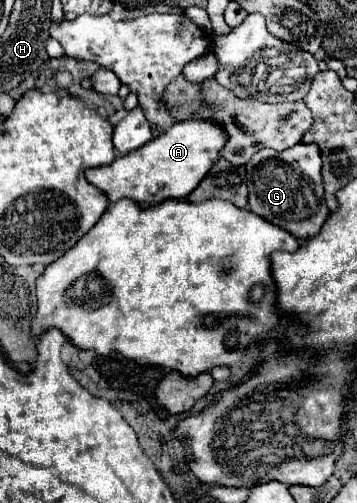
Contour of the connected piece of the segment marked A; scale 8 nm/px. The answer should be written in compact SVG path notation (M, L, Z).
M208 120L176 122L168 132L164 132L158 138L152 138L136 152L120 154L108 166L88 168L84 176L90 184L102 190L110 198L110 202L130 198L136 204L140 204L140 208L150 208L168 198L182 200L208 174L210 166L218 160L218 154L224 148L226 140L228 140L226 132L220 130L216 122Z

